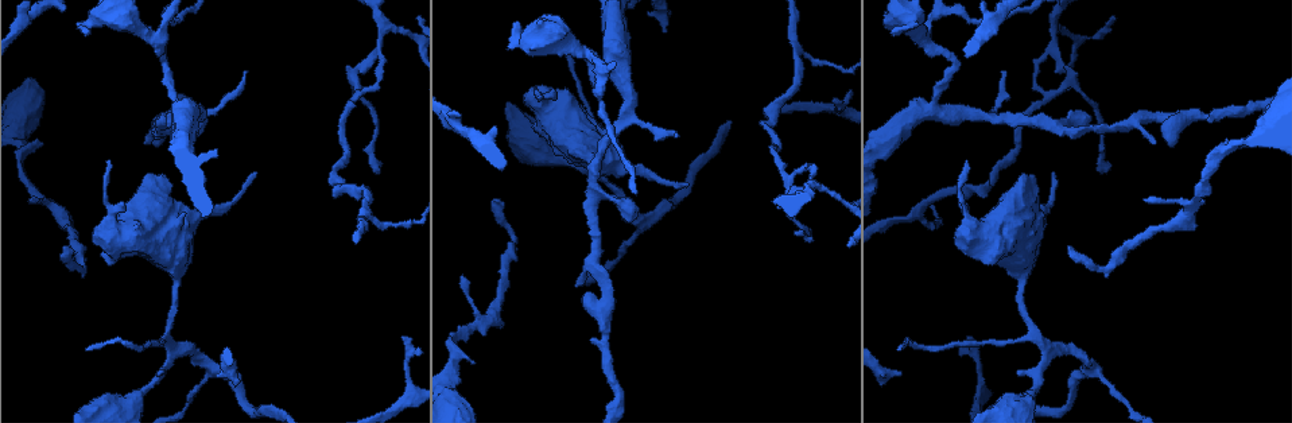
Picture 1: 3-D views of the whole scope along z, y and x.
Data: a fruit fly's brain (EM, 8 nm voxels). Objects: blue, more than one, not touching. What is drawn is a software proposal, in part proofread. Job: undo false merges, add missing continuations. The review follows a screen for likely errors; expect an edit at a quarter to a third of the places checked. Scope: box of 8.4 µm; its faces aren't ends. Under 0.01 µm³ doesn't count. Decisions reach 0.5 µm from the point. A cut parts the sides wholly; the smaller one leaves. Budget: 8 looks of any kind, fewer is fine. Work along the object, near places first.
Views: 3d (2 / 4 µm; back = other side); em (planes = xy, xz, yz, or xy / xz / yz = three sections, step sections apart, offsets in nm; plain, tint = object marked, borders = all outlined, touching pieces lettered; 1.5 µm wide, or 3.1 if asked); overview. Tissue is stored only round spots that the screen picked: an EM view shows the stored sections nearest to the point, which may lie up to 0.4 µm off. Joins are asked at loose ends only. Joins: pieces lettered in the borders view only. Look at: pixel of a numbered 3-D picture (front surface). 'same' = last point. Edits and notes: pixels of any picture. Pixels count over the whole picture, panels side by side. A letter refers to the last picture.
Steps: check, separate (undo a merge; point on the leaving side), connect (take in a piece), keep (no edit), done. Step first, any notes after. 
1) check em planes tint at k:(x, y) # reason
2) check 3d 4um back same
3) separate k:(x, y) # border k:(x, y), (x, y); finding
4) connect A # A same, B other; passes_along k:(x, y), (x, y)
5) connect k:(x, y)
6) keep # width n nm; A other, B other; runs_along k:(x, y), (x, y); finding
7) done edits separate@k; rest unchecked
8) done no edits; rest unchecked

check 3d 2um at 1:(967, 338) # branch stops here

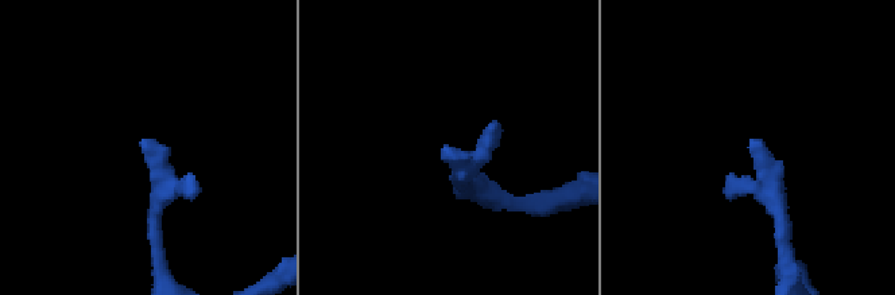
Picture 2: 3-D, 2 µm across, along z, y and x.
check em planes borders at 2:(145, 143)

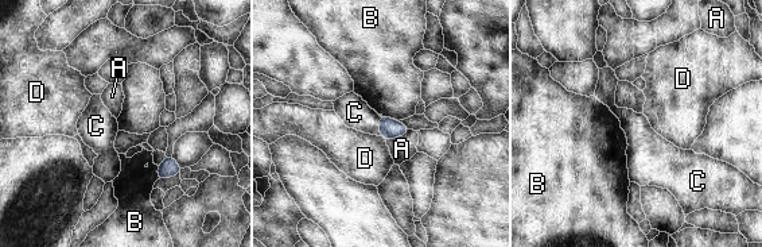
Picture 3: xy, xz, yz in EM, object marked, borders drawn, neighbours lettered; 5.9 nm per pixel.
keep # A other, B other, C other, D other; border 3:(409, 130), (385, 141); none of them fits

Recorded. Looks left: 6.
check em planes borders at 1:(921, 211) # side arm on a straight run

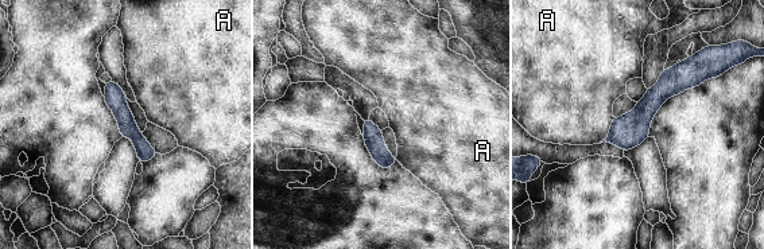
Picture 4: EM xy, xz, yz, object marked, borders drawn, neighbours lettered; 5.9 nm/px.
keep # A other; runs_along 4:(691, 61), (617, 136), (611, 139); one neuron here

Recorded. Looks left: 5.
check em xz step 4 borders at 1:(1099, 174) # an open end

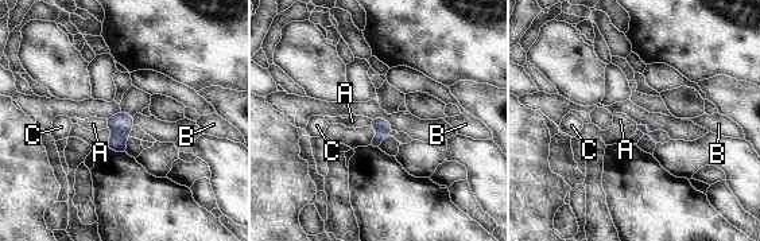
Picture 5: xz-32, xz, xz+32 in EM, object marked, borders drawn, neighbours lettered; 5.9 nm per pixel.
keep # longest_contact A 60 nm; A other, B other, C other; border 5:(105, 119), (107, 127); no lettered piece goes on from it

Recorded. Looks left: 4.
done no edits; rest unchecked

